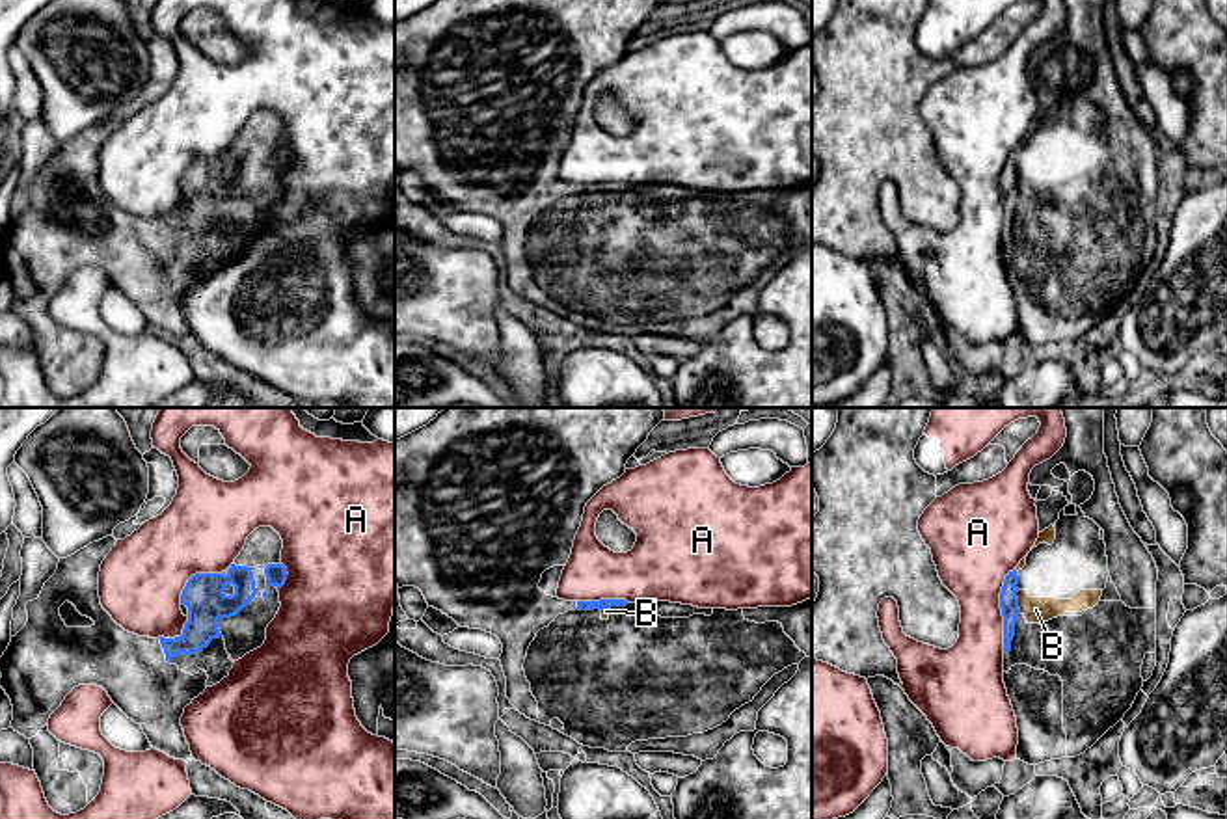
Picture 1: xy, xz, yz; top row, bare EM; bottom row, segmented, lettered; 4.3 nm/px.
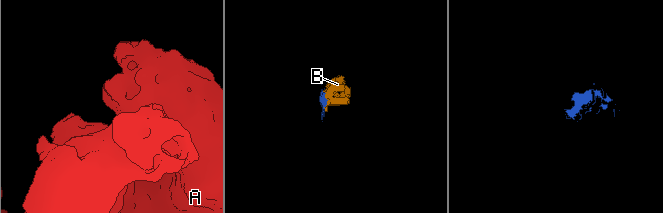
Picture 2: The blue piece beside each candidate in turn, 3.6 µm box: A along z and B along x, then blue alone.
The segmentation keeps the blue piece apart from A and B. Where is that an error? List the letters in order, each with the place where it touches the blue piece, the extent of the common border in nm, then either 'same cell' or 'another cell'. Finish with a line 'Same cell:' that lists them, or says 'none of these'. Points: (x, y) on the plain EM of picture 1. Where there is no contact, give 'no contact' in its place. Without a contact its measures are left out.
A: contact yz (1000, 190); length 380 nm; another cell
B: contact yz (1017, 185); length 110 nm; same cell
Same cell: B

